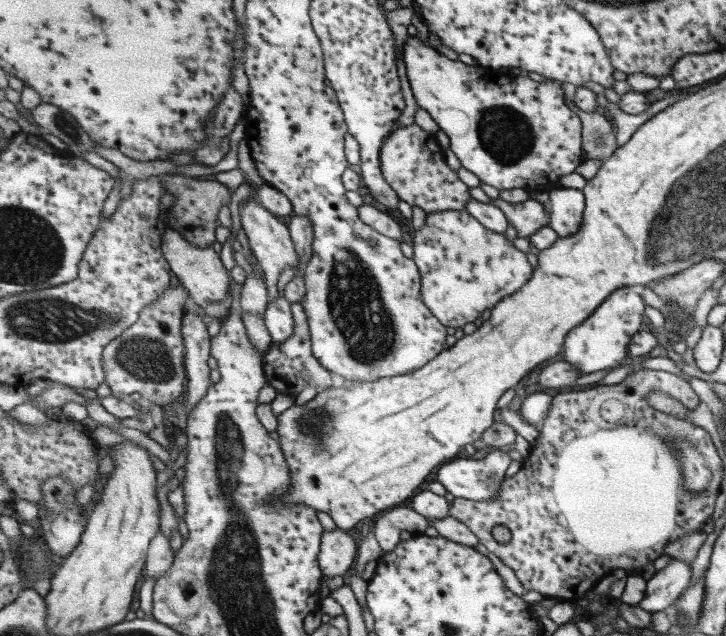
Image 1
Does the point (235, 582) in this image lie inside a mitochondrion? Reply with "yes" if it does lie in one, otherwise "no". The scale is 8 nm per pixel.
yes

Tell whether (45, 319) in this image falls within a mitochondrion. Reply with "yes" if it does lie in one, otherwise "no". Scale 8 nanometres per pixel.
yes

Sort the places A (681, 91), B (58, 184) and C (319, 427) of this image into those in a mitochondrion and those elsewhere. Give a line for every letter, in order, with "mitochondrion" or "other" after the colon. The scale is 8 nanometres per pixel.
A: other
B: other
C: mitochondrion

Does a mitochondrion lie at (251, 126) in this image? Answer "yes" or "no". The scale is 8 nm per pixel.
no

